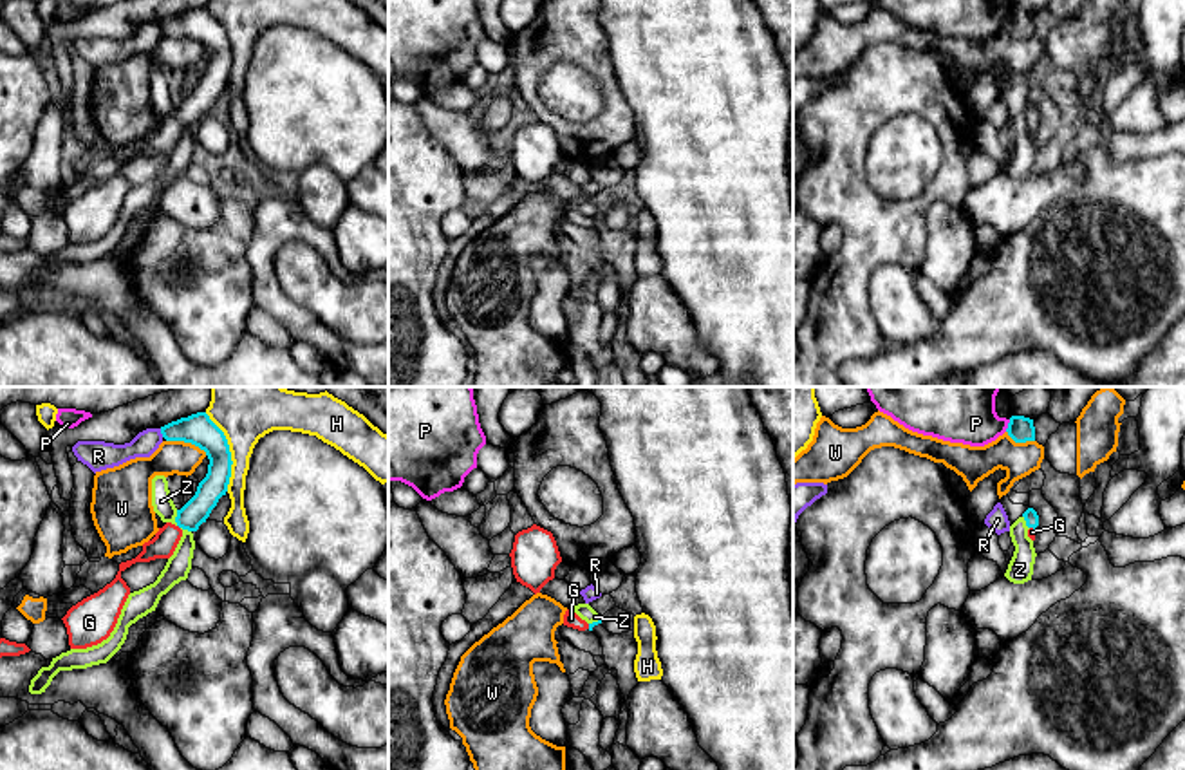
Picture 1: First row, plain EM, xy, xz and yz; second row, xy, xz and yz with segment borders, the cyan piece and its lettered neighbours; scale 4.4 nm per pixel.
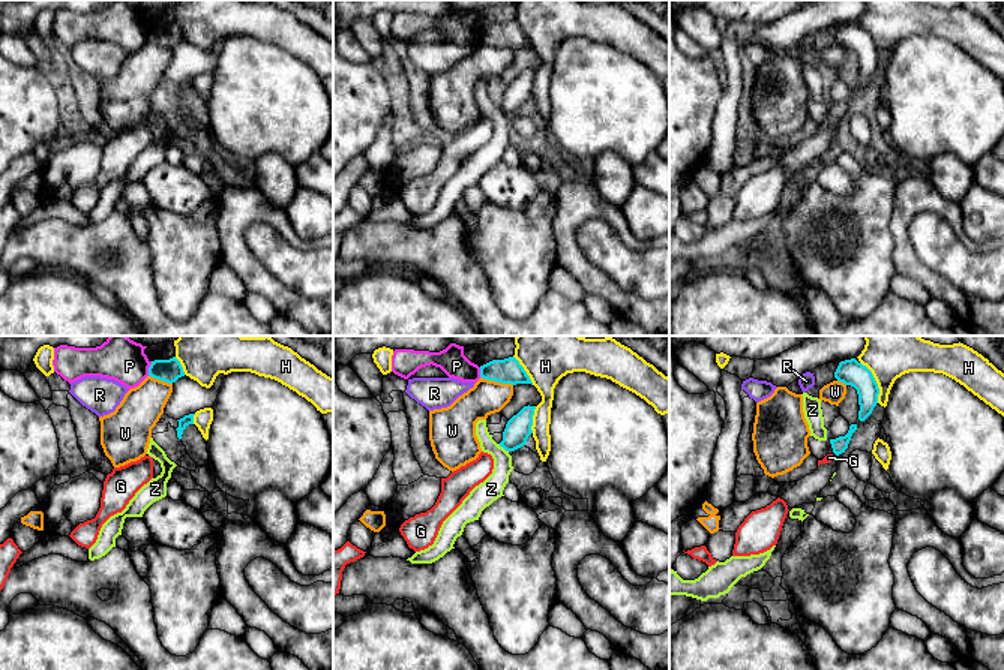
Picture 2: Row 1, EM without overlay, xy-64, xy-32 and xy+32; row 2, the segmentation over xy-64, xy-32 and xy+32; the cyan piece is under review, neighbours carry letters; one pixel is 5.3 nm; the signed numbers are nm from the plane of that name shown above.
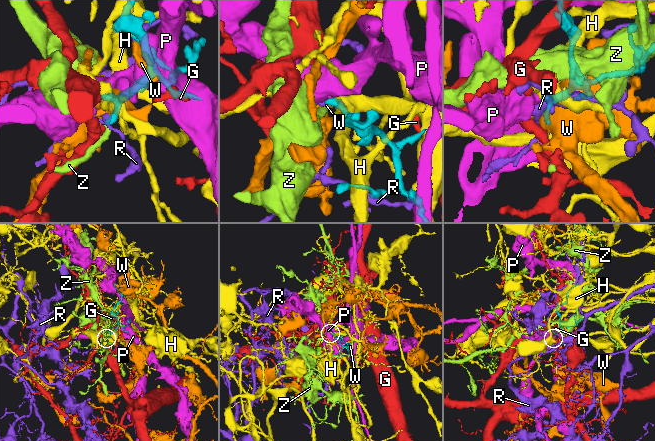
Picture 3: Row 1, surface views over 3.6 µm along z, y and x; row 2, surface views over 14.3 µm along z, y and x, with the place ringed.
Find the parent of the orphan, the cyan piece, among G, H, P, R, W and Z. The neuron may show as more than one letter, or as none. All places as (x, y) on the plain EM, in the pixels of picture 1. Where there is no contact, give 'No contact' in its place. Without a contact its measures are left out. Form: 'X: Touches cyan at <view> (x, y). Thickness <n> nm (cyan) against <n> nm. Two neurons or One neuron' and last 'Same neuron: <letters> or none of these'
G: Touches cyan at xz (589, 221). Thickness 20 nm (cyan) against 70 nm. One neuron
H: Touches cyan at xy (230, 47). Thickness 140 nm (cyan) against 190 nm. Two neurons
P: Touches cyan at yz (1008, 20). Thickness 120 nm (cyan) against 190 nm. Two neurons
R: Touches cyan at xy (161, 28). Thickness 140 nm (cyan) against 110 nm. Two neurons
W: Touches cyan at xy (186, 37). Thickness 140 nm (cyan) against 150 nm. Two neurons
Z: Touches cyan at xy (176, 112). Thickness 120 nm (cyan) against 90 nm. Two neurons
Same neuron: G

